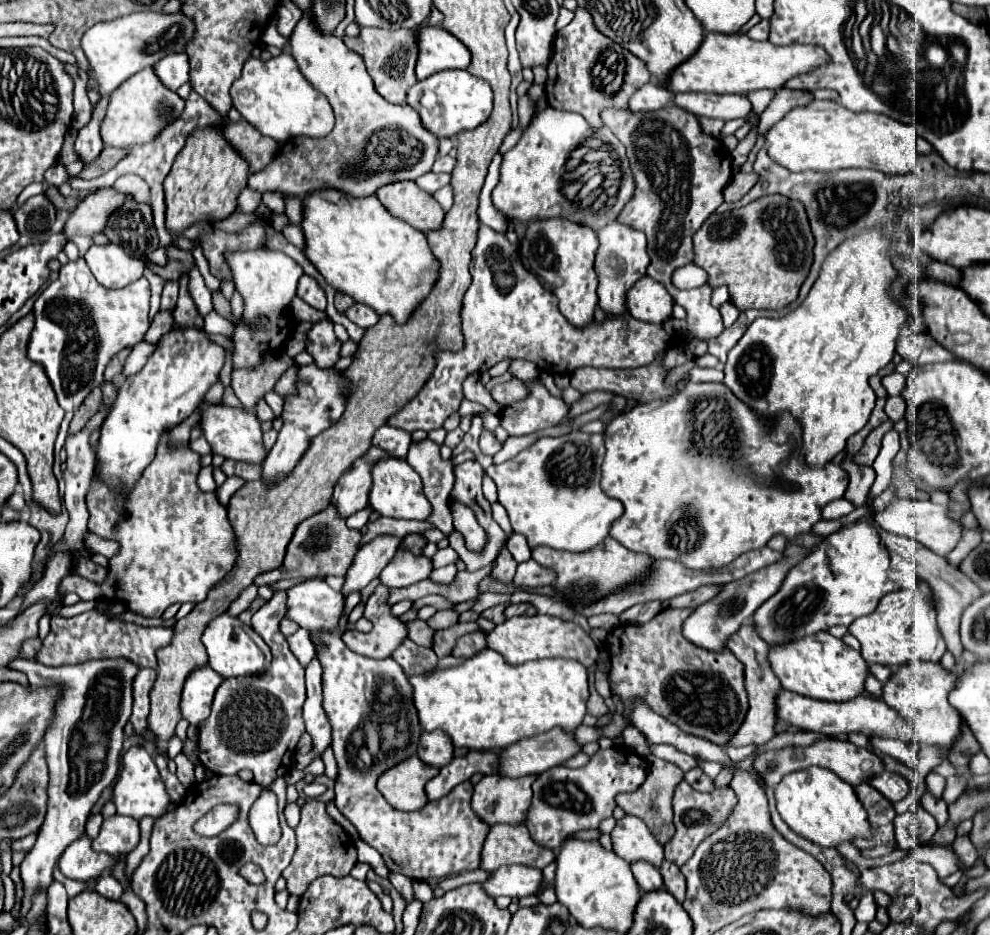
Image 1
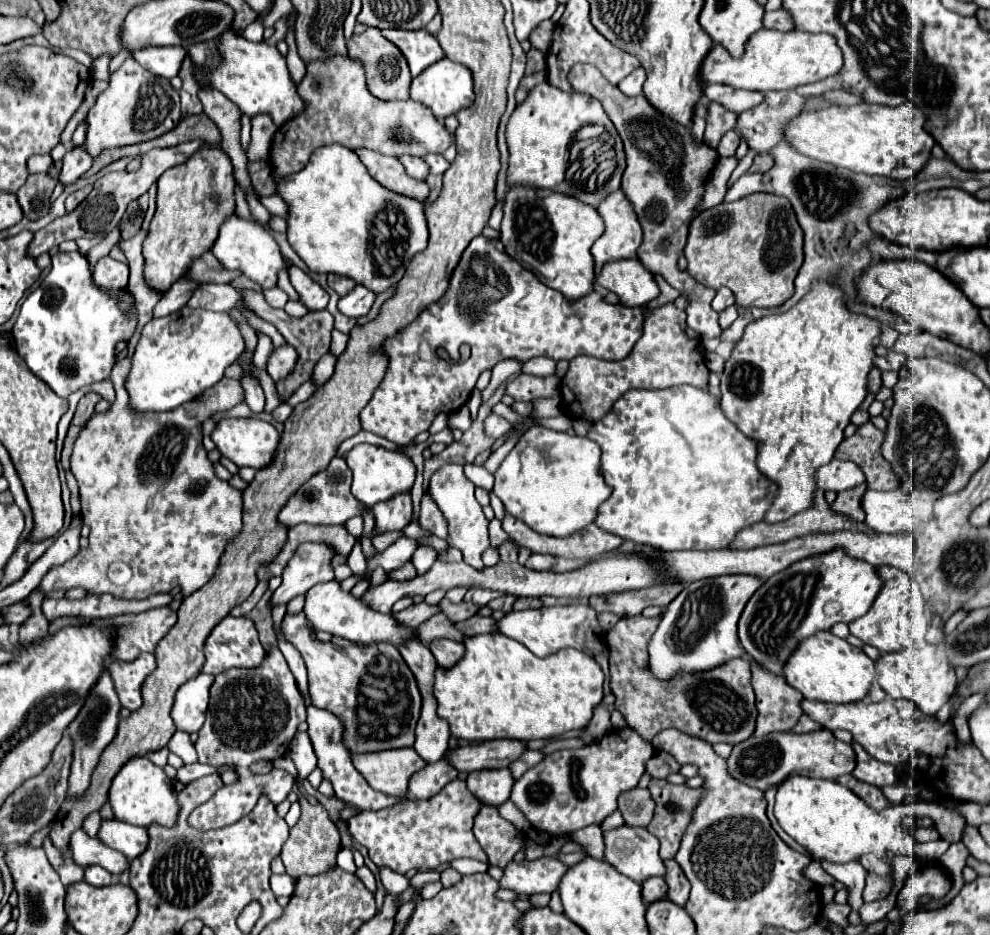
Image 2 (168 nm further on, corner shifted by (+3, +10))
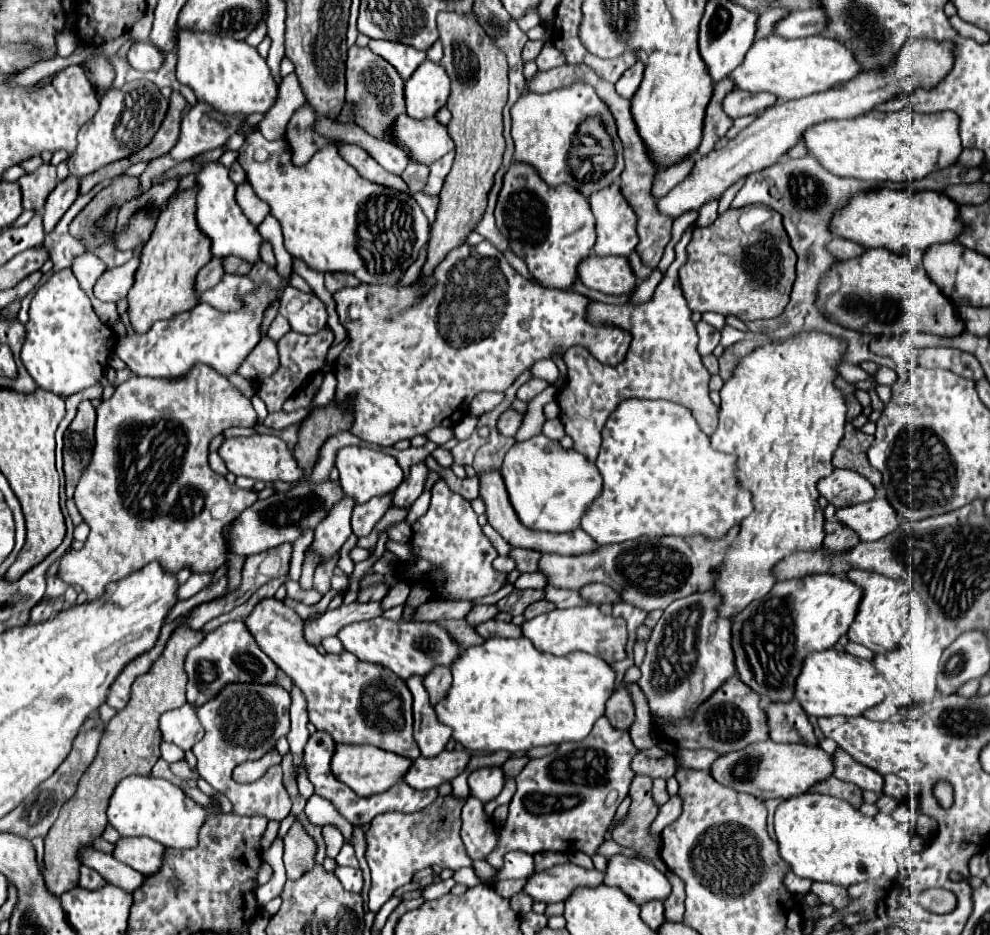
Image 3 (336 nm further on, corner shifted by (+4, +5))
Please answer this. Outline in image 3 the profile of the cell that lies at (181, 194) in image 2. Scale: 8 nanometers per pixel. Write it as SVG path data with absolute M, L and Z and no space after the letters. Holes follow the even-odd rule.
M188 189L176 195L166 211L158 215L158 223L152 231L150 241L140 251L140 265L134 275L134 285L128 293L128 317L136 333L146 333L150 325L158 319L170 319L178 313L184 313L196 299L196 275L212 259L210 241L196 225L194 201L196 189Z

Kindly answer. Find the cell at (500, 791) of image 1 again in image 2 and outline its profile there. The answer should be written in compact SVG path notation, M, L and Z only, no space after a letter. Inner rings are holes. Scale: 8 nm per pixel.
M509 768L499 770L479 770L467 776L469 792L487 806L501 806L509 800L515 778Z

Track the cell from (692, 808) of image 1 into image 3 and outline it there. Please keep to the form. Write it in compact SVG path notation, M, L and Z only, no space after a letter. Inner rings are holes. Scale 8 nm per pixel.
M636 775L630 785L630 809L622 823L614 827L612 839L622 847L632 847L640 857L660 857L660 837L650 837L648 829L658 807L652 801L652 783L648 775Z

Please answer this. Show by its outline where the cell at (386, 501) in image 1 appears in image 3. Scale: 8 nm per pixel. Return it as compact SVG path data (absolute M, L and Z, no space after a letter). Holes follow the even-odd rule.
M350 445L350 447L338 449L334 465L340 473L340 485L342 485L344 495L354 497L358 503L366 503L366 501L370 501L370 497L378 497L378 495L386 495L386 493L394 491L404 479L402 469L392 455L386 455L382 451L368 449L368 447Z

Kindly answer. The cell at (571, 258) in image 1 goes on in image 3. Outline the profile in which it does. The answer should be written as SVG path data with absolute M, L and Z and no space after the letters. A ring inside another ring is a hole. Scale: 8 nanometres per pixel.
M514 161L506 171L494 217L512 253L522 257L530 273L548 289L568 289L576 279L578 263L592 253L596 243L594 215L588 199L570 185L548 187L538 177L538 171L526 163Z

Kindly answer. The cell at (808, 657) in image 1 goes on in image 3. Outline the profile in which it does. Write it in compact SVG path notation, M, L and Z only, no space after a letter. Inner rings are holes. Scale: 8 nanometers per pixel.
M826 649L806 657L802 673L796 681L796 701L814 717L856 717L866 709L882 703L888 695L888 681L874 669L872 661L858 659L846 651Z

